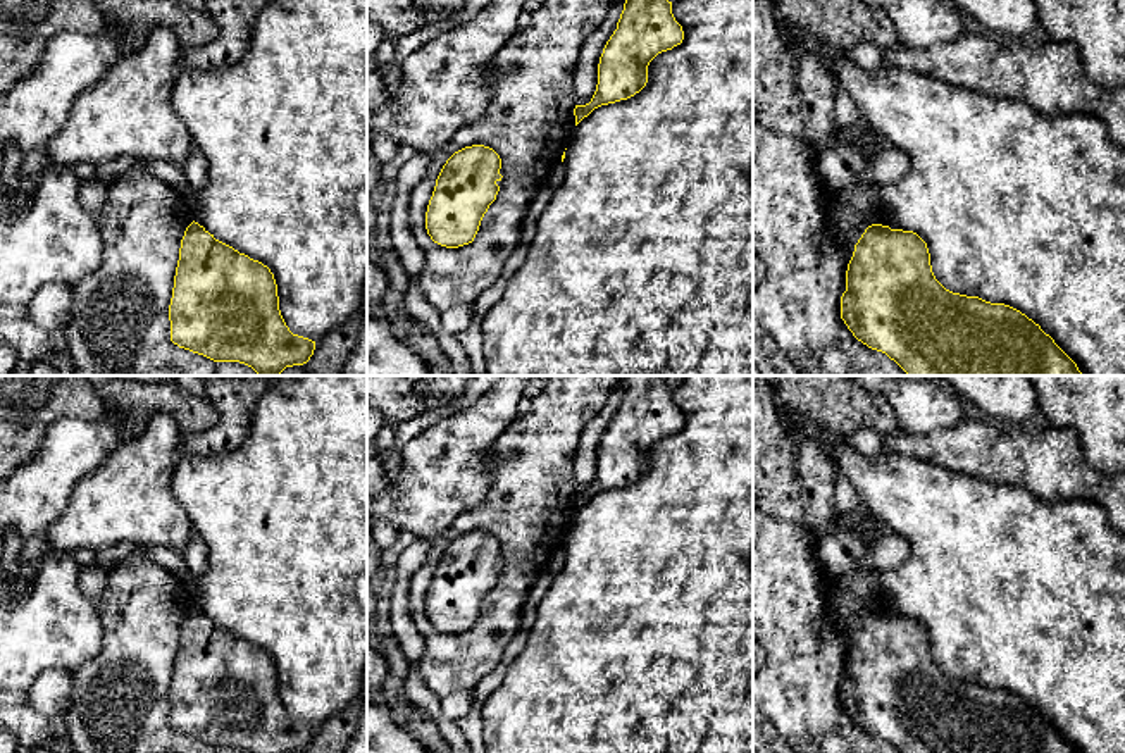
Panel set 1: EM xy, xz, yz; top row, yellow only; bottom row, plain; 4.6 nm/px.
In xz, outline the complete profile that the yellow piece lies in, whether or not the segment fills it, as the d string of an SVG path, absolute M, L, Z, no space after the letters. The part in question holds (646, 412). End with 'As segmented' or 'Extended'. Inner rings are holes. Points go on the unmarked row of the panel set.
M627 376L617 415L598 450L598 470L589 489L575 491L575 512L594 495L639 479L648 469L648 451L684 426L665 376Z. As segmented

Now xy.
M195 607L181 625L169 706L174 731L214 748L293 753L307 750L315 736L315 727L293 720L286 712L270 655L215 625Z. As segmented

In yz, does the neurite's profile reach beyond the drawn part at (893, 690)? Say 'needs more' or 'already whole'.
already whole

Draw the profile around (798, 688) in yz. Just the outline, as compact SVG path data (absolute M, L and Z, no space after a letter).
M753 508L753 639L765 651L765 665L753 675L753 701L796 753L899 753L858 727L841 705L848 650L868 612L829 636L818 632L817 624L832 603L837 577L820 569L817 539L818 534L803 522Z

